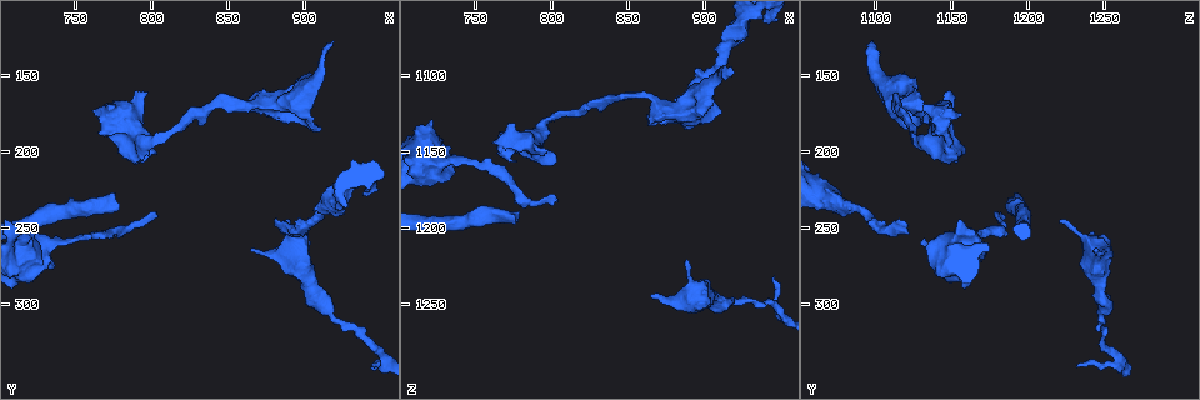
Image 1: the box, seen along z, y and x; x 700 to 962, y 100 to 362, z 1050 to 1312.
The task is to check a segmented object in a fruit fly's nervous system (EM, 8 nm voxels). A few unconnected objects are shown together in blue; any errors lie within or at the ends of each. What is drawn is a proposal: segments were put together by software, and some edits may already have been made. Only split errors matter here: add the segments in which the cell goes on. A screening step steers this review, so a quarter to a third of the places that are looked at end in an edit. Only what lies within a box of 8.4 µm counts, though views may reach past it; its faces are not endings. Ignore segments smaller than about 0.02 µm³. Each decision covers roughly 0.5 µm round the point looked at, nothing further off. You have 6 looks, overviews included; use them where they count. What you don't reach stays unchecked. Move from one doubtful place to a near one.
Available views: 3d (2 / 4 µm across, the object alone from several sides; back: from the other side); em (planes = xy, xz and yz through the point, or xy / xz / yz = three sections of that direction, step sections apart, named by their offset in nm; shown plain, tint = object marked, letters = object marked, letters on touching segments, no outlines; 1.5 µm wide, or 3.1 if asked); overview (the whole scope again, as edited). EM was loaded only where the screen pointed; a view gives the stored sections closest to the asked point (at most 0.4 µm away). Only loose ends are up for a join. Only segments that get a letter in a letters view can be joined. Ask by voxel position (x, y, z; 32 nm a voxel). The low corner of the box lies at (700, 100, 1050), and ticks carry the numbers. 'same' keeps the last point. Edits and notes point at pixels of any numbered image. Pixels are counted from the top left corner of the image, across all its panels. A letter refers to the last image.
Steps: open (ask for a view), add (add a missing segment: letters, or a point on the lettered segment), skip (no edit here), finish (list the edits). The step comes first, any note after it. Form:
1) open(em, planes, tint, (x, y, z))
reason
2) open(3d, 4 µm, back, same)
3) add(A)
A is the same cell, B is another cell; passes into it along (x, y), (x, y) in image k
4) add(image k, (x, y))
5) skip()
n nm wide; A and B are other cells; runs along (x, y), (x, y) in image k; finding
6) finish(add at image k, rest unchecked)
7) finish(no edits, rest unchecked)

open(em, planes, plain, (764, 188, 1144))
stops while still wide

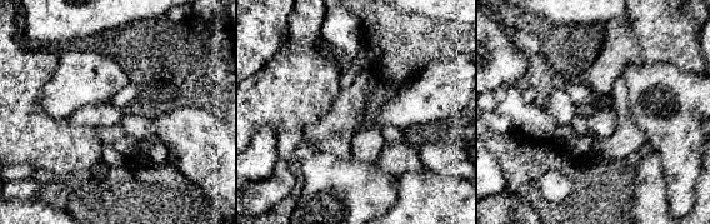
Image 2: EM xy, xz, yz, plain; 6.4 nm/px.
open(em, planes, letters, same)
what lies round it

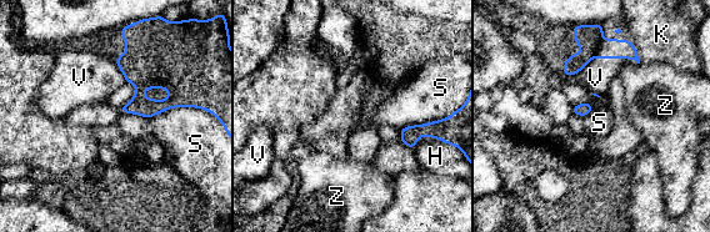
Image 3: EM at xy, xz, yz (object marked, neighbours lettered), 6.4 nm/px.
skip()
H, K, S, V and Z are other cells; border along (196, 107), (170, 107), (148, 119) in image 3; none of them fits

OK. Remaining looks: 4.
open(3d, 2 µm, (918, 128, 1096))
branch stops here

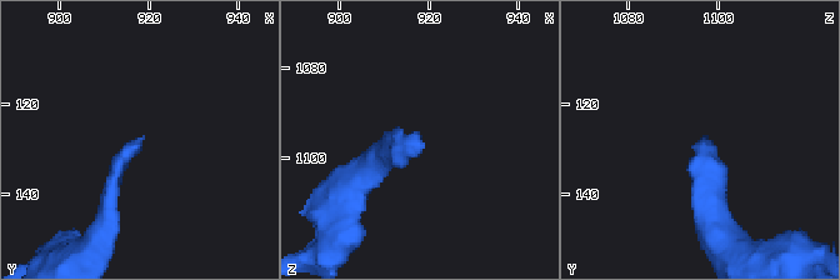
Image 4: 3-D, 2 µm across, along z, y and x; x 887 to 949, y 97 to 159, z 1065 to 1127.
open(em, planes, tint, (918, 127, 1096))
now the EM

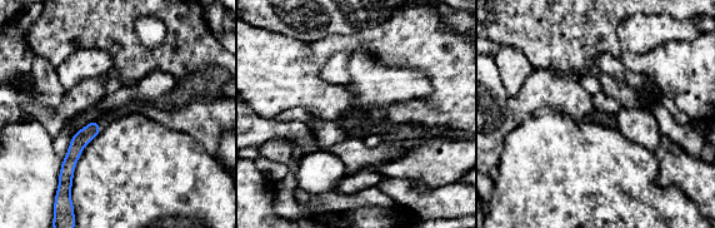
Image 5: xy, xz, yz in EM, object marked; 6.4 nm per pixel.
open(em, planes, letters, same)
what lies round it

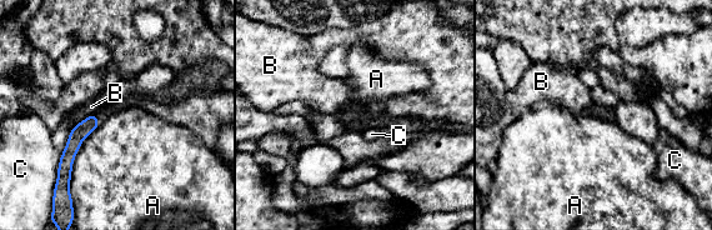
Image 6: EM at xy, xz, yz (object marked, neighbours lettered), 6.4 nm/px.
skip()
A touches over 420 nm; A, B and C are other cells; none of them fits

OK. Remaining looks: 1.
finish(no edits, rest unchecked)

